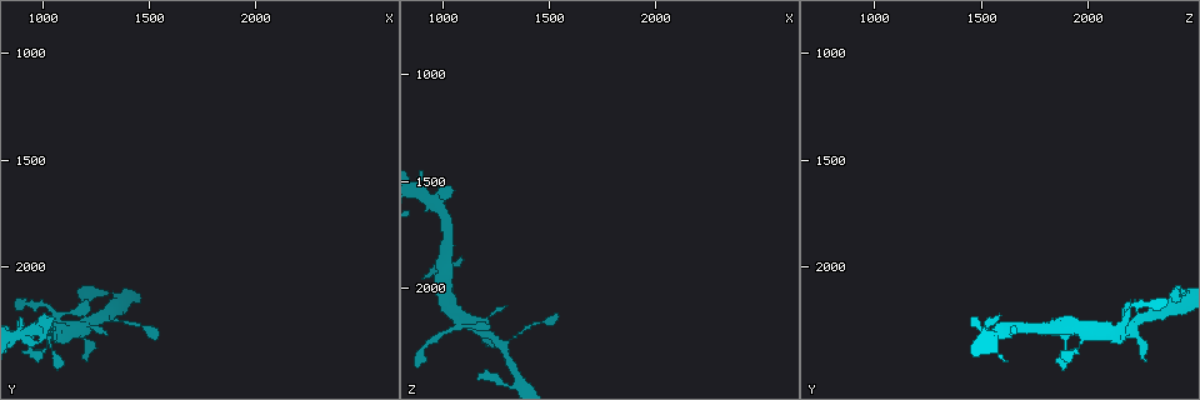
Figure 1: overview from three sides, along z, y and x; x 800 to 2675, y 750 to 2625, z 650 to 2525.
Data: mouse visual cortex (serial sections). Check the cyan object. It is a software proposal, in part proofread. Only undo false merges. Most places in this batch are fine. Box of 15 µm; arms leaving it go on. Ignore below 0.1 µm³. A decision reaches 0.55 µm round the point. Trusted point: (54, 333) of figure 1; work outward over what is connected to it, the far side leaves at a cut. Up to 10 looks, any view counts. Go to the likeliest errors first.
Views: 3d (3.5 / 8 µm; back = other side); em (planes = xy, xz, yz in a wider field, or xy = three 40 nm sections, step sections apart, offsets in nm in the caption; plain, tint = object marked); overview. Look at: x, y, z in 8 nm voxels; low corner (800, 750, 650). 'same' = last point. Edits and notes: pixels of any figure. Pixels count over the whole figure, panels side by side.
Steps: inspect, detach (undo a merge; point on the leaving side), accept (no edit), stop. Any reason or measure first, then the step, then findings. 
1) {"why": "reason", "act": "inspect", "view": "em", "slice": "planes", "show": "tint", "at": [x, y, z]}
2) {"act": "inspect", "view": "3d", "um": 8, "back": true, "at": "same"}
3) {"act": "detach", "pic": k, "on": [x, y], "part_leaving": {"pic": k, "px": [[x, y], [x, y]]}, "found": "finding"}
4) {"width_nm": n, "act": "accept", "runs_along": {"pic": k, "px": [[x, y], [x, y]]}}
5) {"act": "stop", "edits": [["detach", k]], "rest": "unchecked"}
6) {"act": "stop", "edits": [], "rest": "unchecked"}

{"why": "thin arm on a thick one", "act": "inspect", "view": "em", "slice": "xy", "step": 2, "show": "tint", "at": [1360, 2150, 2440]}

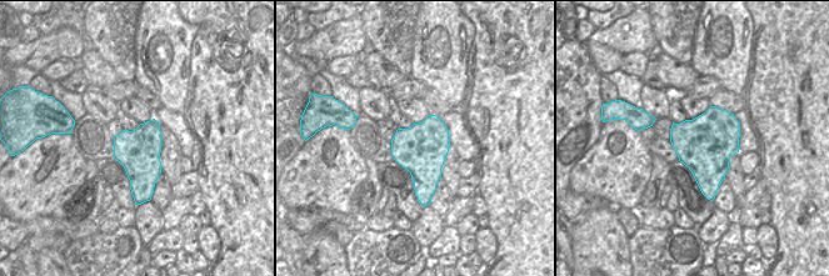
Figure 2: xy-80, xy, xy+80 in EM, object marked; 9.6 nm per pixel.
{"act": "inspect", "view": "3d", "um": 3.5, "at": "same"}

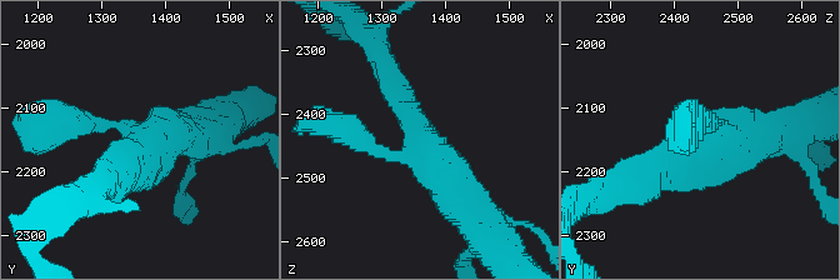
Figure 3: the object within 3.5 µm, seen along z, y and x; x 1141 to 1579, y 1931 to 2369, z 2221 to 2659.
{"act": "accept", "runs_along": {"pic": 3, "px": [[644, 179], [714, 133], [691, 121]]}, "found": "continuous, no second cell"}

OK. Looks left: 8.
{"why": "thin neck", "act": "inspect", "view": "3d", "um": 3.5, "at": [1000, 2170, 2210]}

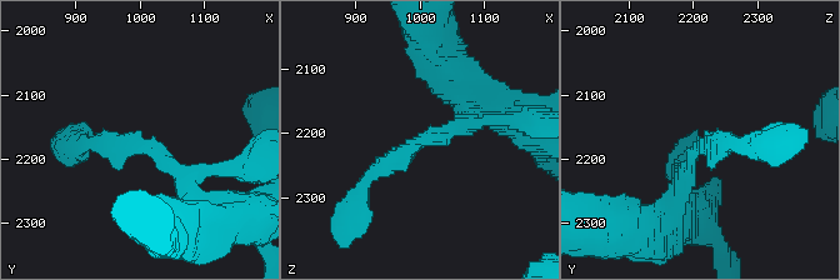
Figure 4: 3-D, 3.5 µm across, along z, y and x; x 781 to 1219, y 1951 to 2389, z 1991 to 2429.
{"arm_widths_nm": [200, 250], "why": "now the EM", "act": "inspect", "view": "em", "slice": "planes", "show": "tint", "at": [995, 2180, 2210]}

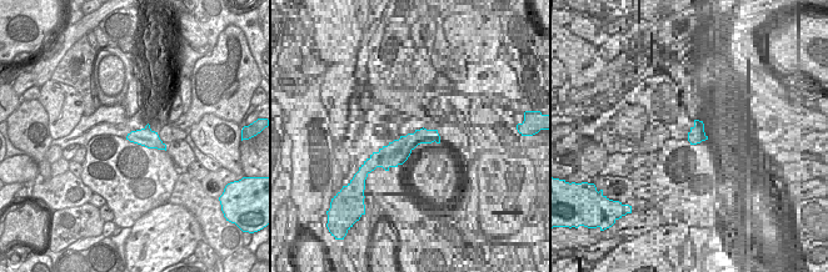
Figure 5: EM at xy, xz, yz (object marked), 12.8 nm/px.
{"act": "accept", "runs_along": {"pic": 4, "px": [[470, 113], [381, 166], [359, 199]]}, "found": "one cell here"}

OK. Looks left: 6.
{"why": "branch point", "act": "inspect", "view": "3d", "um": 3.5, "at": [1000, 2290, 2000]}

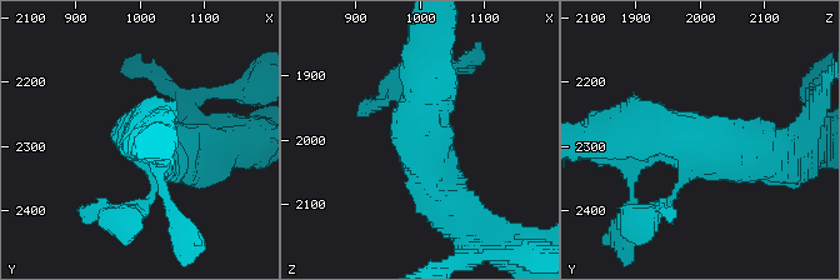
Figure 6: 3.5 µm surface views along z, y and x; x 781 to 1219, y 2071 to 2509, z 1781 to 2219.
{"why": "shape alone is not enough", "act": "inspect", "view": "em", "slice": "xy", "step": 1, "show": "plain", "at": [1005, 2295, 1995]}

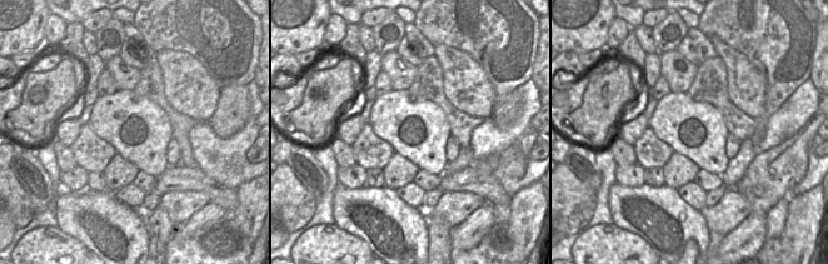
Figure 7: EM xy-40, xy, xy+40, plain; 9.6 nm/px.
{"act": "inspect", "view": "em", "slice": "xy", "step": 1, "show": "tint", "at": "same"}

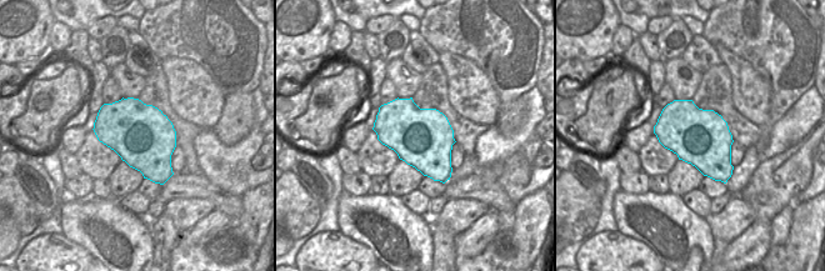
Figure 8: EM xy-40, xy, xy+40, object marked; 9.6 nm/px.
{"act": "accept", "runs_along": {"pic": 6, "px": [[451, 209], [428, 173], [428, 51]]}, "found": "continuous, no second cell"}

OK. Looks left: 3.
{"why": "abrupt turn", "act": "inspect", "view": "3d", "um": 3.5, "at": [950, 2300, 1600]}

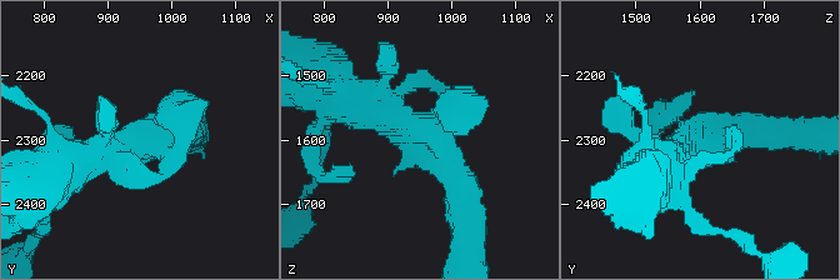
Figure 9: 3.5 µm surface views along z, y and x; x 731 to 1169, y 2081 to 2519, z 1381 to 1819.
{"why": "shape alone is not enough", "act": "inspect", "view": "em", "slice": "xy", "step": 2, "show": "tint", "at": [960, 2300, 1595]}

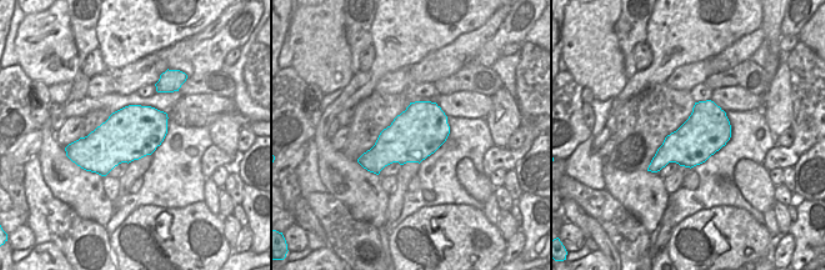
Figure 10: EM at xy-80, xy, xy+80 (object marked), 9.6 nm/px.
{"act": "accept", "runs_along": {"pic": 9, "px": [[460, 205], [444, 150], [356, 103]]}, "found": "one cell here"}

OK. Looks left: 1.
{"act": "stop", "edits": [], "rest": "unchecked"}

